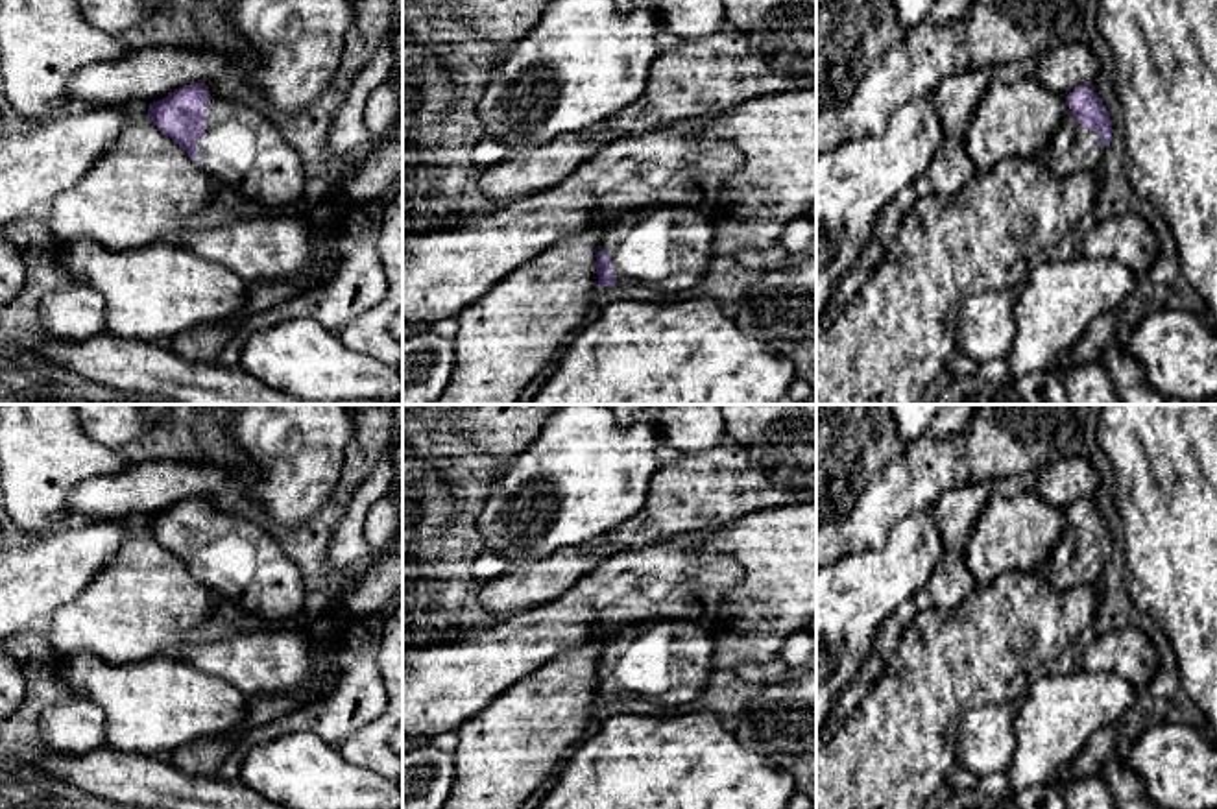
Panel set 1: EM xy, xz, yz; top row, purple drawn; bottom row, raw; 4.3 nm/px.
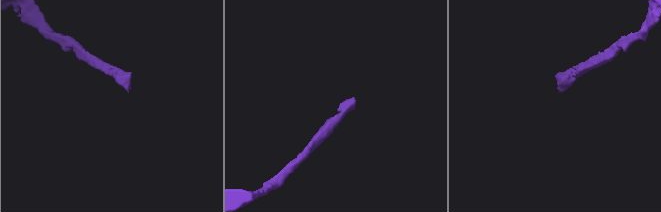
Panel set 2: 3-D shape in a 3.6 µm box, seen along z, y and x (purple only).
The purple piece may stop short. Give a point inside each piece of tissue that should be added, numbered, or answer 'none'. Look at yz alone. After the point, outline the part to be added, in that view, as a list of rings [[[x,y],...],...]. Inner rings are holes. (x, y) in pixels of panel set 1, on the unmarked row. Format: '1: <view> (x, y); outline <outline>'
1: yz (1072, 562); outline [[[1066,519],[1064,536],[1040,573],[1054,589],[1066,591],[1077,586],[1099,584],[1104,574],[1104,561],[1101,550],[1086,545]]]

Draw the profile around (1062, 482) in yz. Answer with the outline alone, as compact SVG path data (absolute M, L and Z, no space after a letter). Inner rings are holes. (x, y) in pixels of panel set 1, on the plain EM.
M1069 454L1038 471L1036 491L1051 506L1066 512L1077 501L1091 497L1101 478L1088 458Z

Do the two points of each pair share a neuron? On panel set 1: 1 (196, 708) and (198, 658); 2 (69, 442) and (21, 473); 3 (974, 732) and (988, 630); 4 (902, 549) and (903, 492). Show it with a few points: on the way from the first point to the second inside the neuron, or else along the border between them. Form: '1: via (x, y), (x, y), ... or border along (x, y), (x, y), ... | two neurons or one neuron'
1: border along (176, 656), (218, 675), (237, 688) | two neurons
2: via (58, 453), (48, 453), (32, 470) | one neuron
3: border along (1014, 704), (976, 704), (963, 717), (955, 743) | two neurons
4: border along (931, 507), (903, 518), (878, 547), (872, 547) | two neurons

